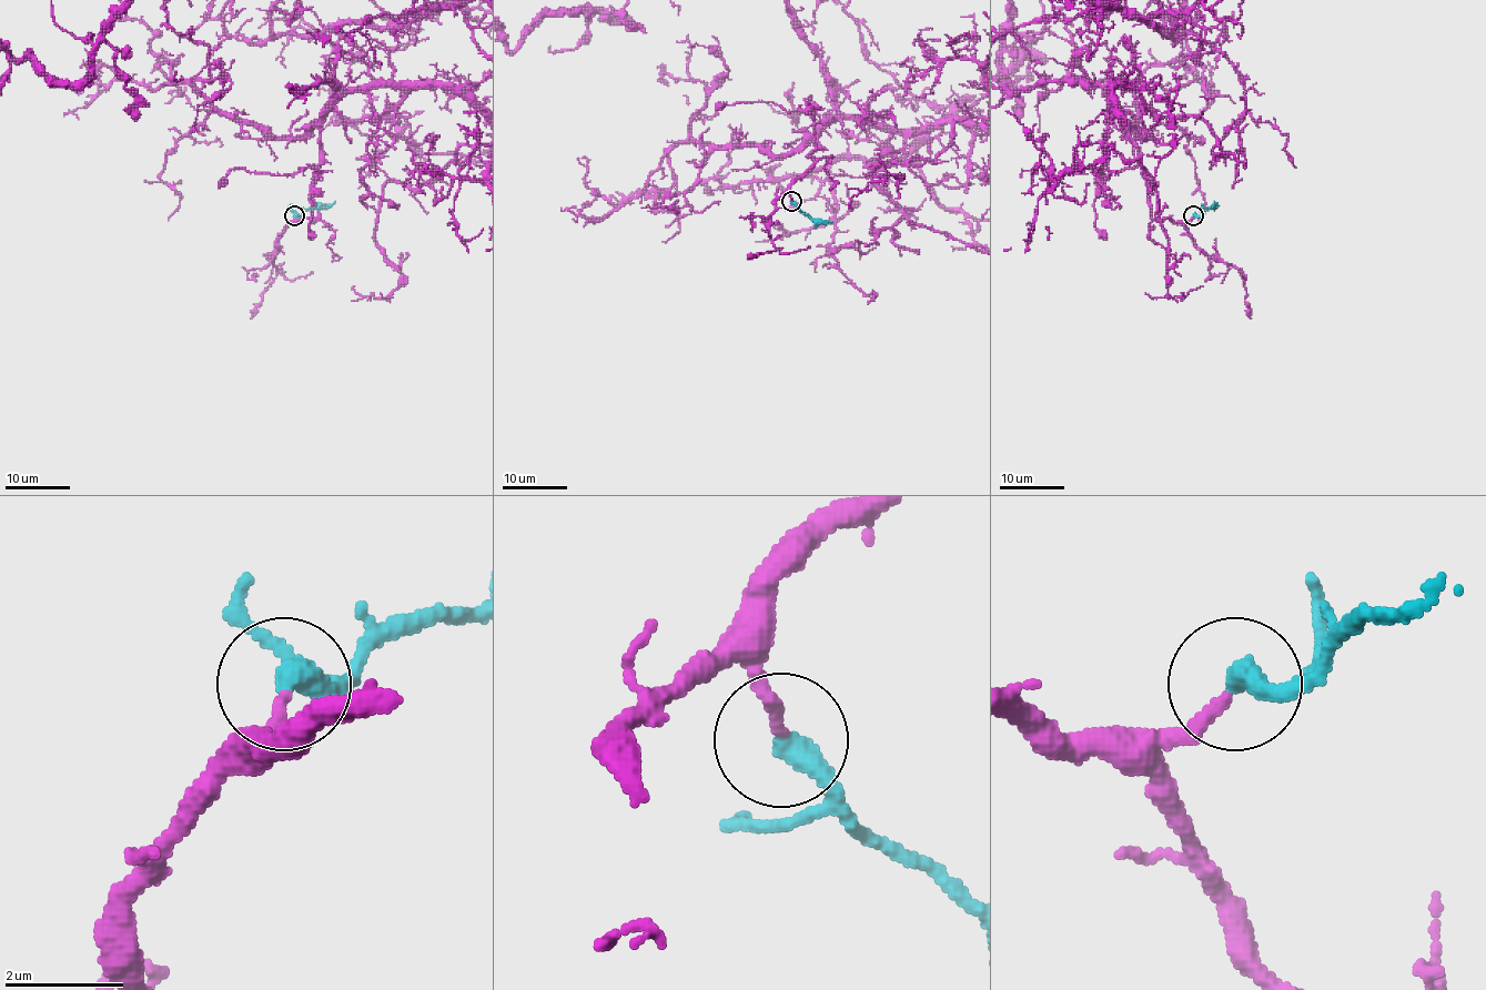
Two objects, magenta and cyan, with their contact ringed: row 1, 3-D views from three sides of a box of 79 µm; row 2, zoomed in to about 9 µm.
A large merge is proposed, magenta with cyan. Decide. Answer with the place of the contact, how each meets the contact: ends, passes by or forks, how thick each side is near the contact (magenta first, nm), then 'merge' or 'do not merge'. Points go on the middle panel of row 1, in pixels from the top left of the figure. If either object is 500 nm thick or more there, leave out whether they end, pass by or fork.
(791, 201) | magenta ends | cyan ends | 240/440 nm | merge

